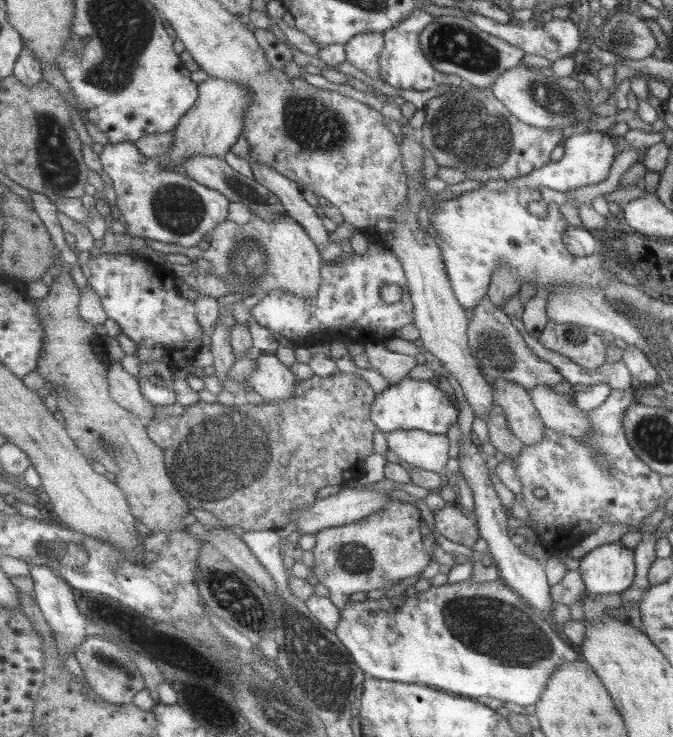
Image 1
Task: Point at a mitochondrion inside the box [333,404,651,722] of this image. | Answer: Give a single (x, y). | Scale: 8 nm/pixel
(485, 626)

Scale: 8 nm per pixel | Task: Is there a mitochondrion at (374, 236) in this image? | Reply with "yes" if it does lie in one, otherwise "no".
no

